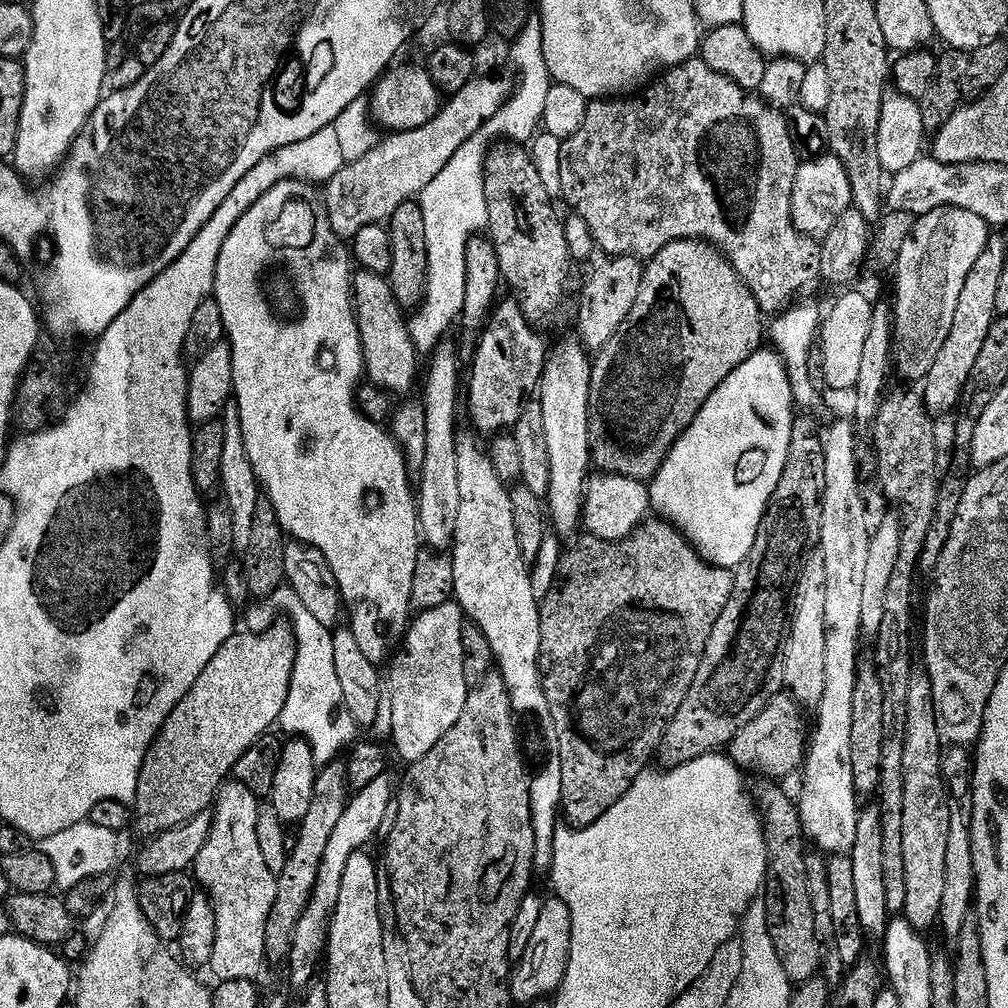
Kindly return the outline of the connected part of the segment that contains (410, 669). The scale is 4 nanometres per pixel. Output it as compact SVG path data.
M449 602L440 605L438 608L431 608L428 612L421 612L411 621L408 635L404 637L402 647L395 653L394 661L396 660L396 665L392 668L392 740L396 743L397 754L404 758L408 758L412 754L418 758L426 756L428 751L444 737L446 730L450 730L454 726L454 722L458 722L458 718L466 706L470 695L470 687L468 688L468 672L464 669L464 620L466 624L465 613L459 603L456 602Z

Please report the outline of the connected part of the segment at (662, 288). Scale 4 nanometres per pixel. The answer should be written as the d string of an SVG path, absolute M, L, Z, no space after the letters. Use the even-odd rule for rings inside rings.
M703 239L675 240L647 261L638 302L634 302L634 310L628 315L624 349L604 389L598 392L600 417L594 420L594 436L598 441L594 452L599 459L600 456L604 459L608 467L605 469L642 481L655 476L714 390L718 390L746 358L761 351L763 344L760 343L766 340L766 320L764 324L760 305L761 301L738 275L729 257Z

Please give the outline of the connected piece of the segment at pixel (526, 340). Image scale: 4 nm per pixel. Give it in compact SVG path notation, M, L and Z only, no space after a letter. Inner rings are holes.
M511 299L504 305L501 303L491 313L483 329L484 337L472 356L472 378L466 384L466 394L470 396L468 412L481 433L496 434L501 430L515 429L518 418L524 412L524 405L529 403L531 396L528 395L531 392L533 395L539 389L544 365L550 355L549 349L544 349L544 340L538 333L520 332L522 305L519 299Z

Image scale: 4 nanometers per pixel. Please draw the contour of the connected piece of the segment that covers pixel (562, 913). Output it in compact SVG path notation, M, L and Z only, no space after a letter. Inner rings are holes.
M559 898L545 899L541 910L541 918L538 920L538 926L534 929L533 937L530 938L528 948L525 949L523 955L519 957L518 963L515 965L514 971L510 976L512 985L512 999L517 1005L528 1004L531 1000L540 1000L543 996L551 997L553 993L560 987L560 983L564 981L564 975L568 969L568 959L572 953L572 912L568 909L568 903Z

